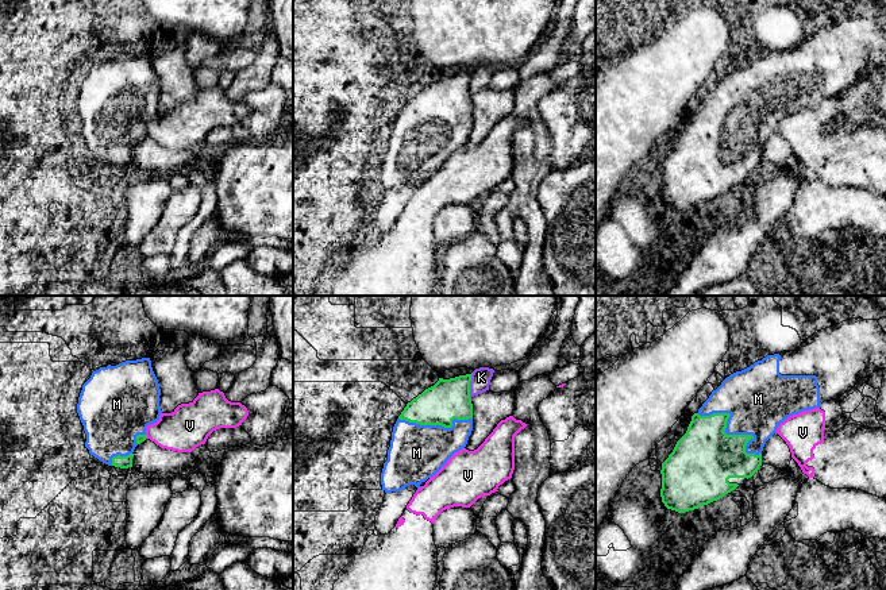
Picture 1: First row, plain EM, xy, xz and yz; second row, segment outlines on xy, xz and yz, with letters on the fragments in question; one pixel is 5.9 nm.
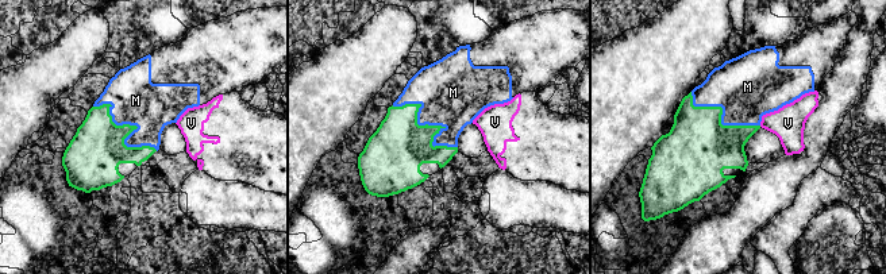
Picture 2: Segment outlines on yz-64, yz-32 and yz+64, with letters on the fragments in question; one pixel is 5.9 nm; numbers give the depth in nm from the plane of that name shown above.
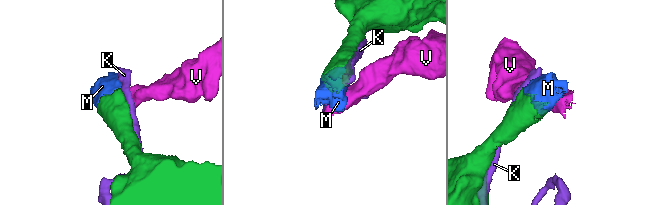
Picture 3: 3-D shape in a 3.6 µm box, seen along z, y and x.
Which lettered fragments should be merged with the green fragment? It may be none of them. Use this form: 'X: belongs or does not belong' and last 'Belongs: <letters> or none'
K: does not belong
M: belongs
V: does not belong
Belongs: M

